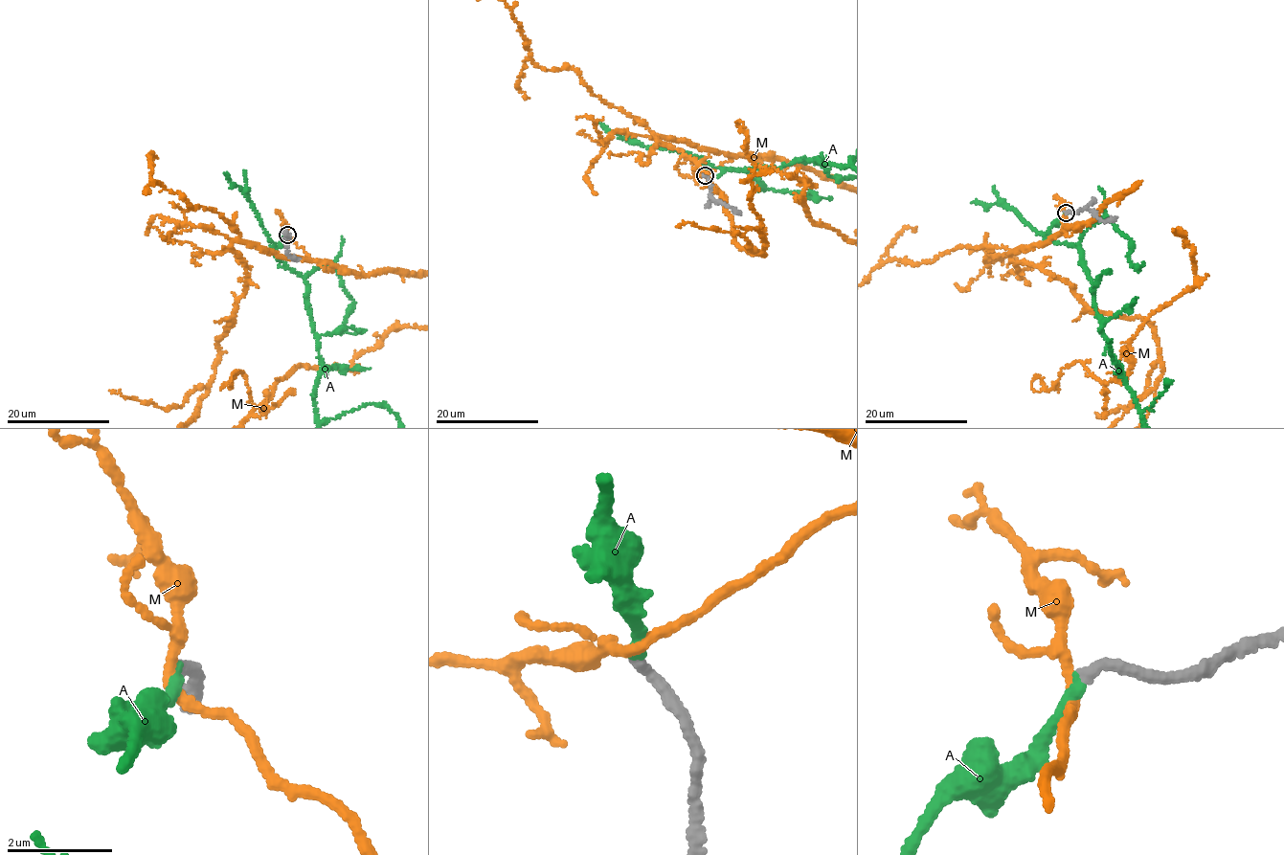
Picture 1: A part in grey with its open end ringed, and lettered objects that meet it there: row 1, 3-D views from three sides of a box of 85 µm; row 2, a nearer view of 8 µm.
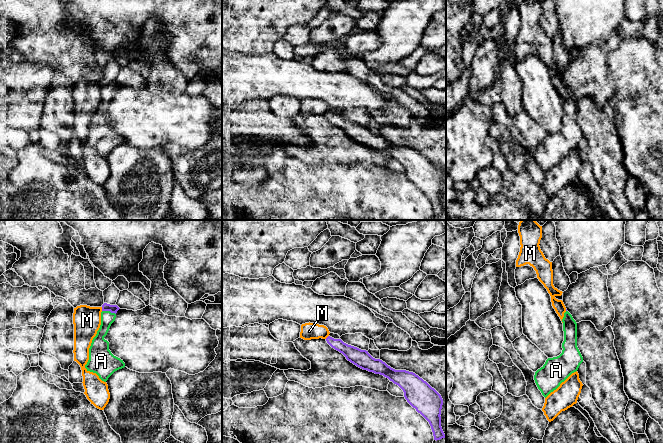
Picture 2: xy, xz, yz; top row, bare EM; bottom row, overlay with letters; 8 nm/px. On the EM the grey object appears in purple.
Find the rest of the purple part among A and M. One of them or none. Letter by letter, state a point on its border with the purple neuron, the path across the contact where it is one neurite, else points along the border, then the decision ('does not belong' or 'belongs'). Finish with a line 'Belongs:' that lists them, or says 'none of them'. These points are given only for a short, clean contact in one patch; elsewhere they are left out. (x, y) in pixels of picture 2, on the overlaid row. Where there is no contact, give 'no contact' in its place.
A: contact xy (109, 310); way xy (105, 307), (109, 310), (107, 318); belongs
M: contact xy (102, 309); border xy (101, 307), (102, 310); does not belong
Belongs: A

